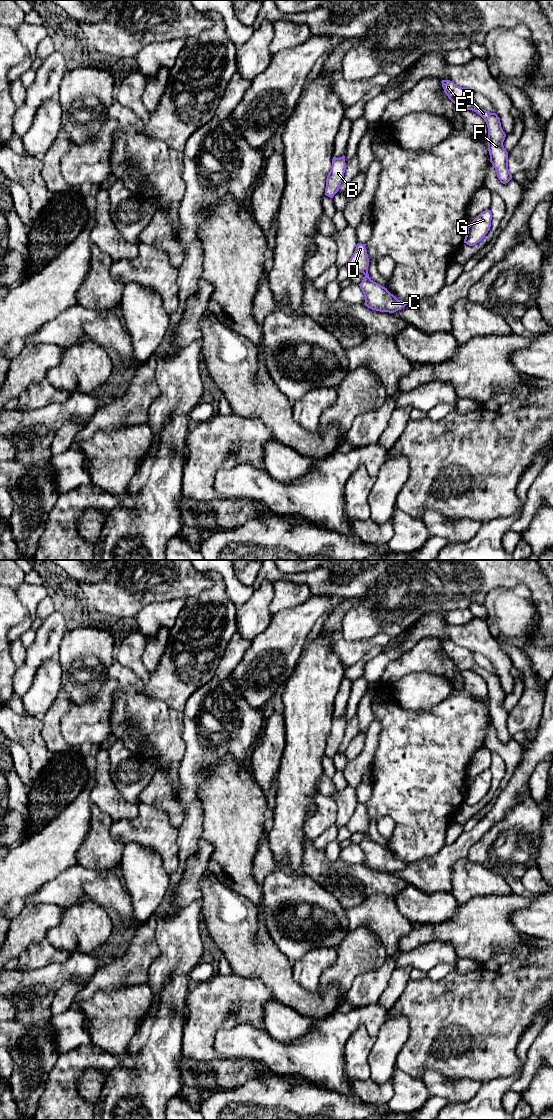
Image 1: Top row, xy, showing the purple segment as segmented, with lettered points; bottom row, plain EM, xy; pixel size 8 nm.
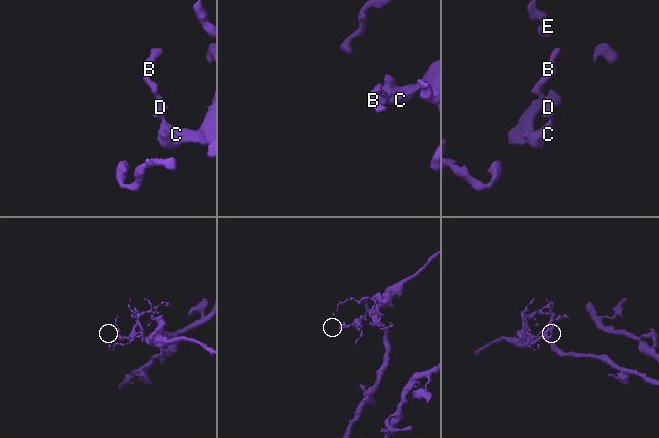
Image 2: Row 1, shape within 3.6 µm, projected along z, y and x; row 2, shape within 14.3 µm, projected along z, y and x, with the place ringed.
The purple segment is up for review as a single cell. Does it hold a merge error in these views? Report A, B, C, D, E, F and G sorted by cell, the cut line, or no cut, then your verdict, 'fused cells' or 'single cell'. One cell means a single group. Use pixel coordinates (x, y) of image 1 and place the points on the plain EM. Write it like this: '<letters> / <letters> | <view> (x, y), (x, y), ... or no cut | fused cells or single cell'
A B C D E F G | no cut | single cell

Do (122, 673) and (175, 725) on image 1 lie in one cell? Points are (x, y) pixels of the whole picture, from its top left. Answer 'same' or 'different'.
same

